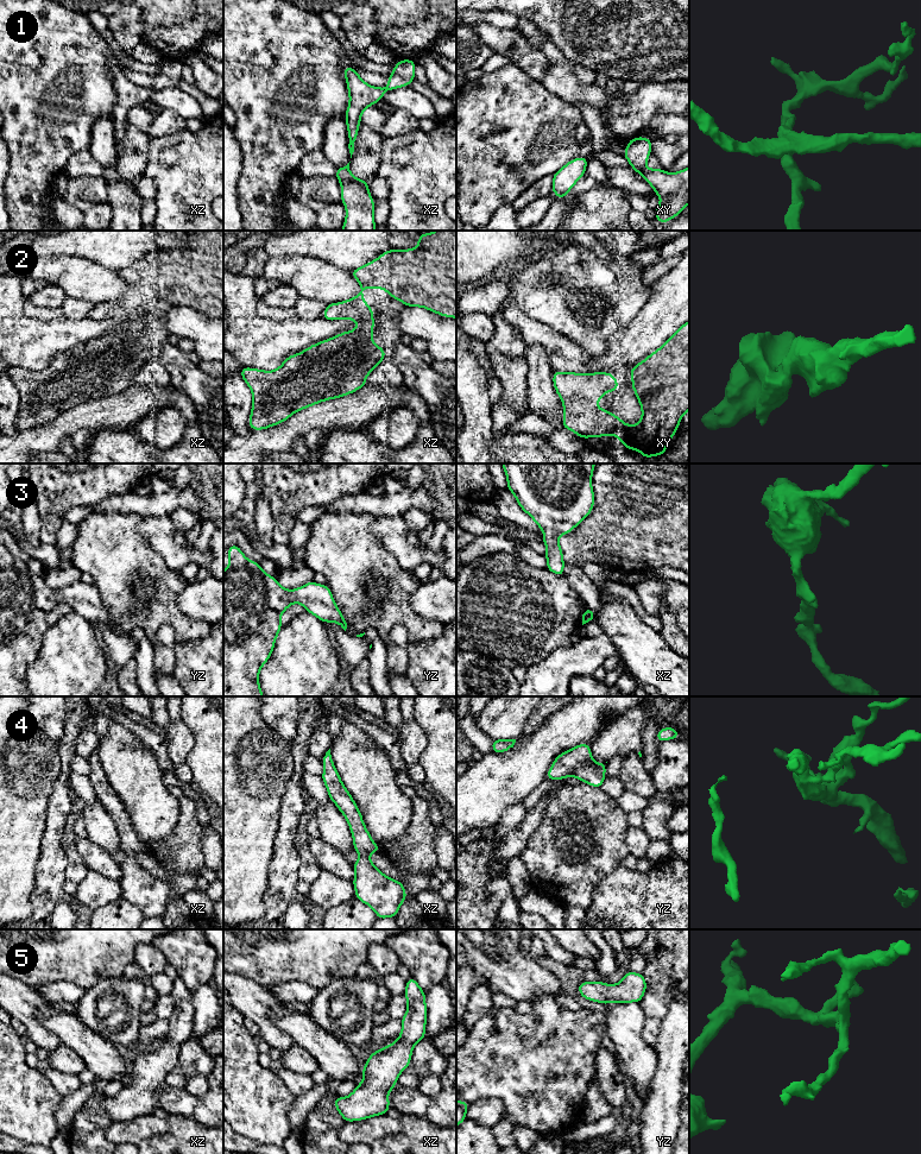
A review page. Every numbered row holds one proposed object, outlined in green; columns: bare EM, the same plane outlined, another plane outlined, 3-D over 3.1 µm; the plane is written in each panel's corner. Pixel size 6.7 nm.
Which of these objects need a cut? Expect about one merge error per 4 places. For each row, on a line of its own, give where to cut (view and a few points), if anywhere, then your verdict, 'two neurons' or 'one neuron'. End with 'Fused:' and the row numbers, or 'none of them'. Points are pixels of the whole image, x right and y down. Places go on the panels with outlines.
1: xy (650, 149), (648, 153), (634, 158), (629, 158), (625, 155) | two neurons
2: no cut | one neuron
3: no cut | one neuron
4: no cut | one neuron
5: no cut | one neuron
Fused: 1

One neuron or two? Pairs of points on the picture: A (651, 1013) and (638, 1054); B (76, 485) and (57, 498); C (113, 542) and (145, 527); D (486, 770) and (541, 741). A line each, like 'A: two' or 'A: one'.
A: two
B: one
C: two
D: one

